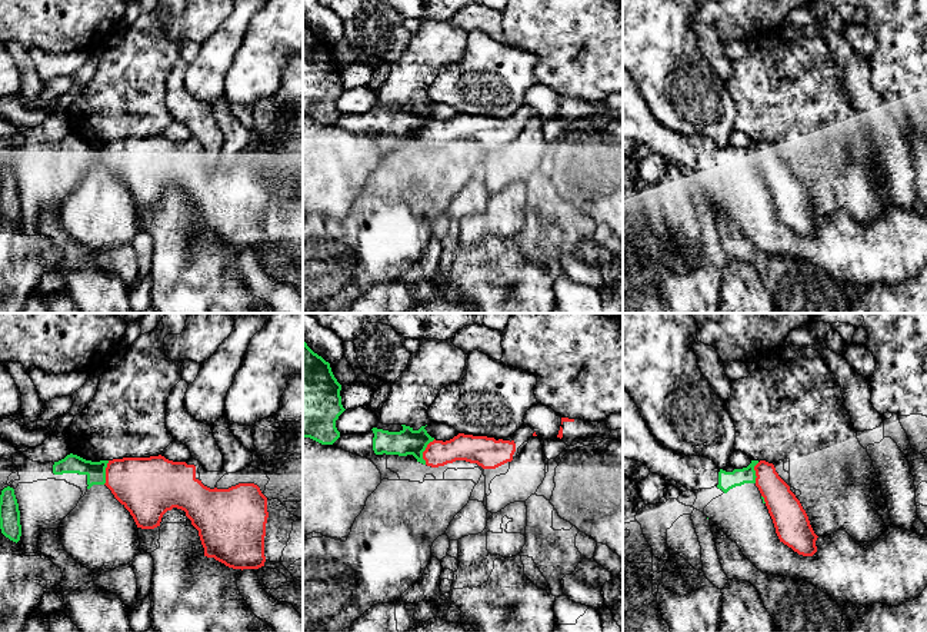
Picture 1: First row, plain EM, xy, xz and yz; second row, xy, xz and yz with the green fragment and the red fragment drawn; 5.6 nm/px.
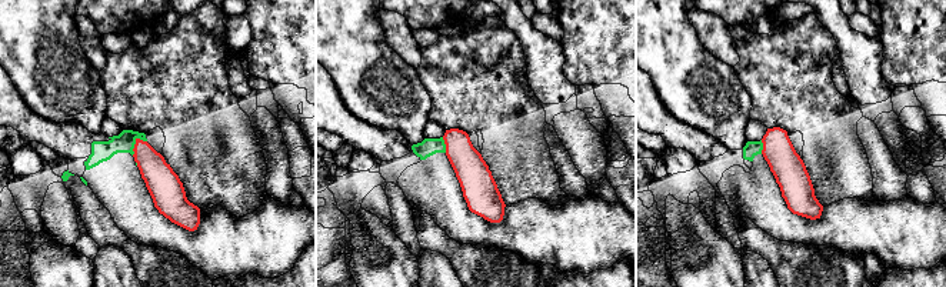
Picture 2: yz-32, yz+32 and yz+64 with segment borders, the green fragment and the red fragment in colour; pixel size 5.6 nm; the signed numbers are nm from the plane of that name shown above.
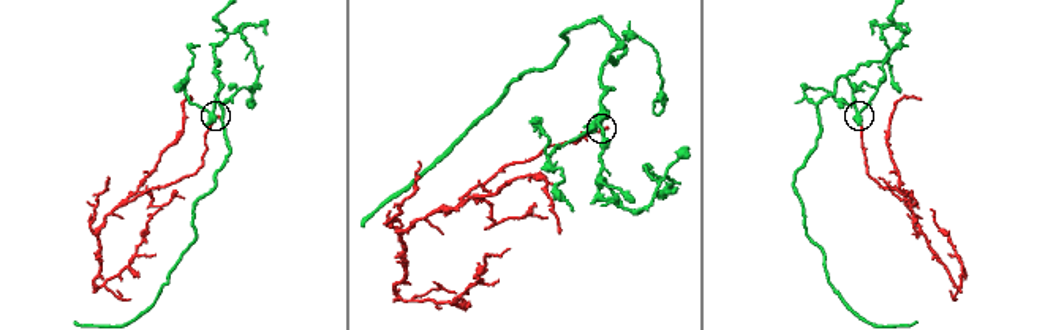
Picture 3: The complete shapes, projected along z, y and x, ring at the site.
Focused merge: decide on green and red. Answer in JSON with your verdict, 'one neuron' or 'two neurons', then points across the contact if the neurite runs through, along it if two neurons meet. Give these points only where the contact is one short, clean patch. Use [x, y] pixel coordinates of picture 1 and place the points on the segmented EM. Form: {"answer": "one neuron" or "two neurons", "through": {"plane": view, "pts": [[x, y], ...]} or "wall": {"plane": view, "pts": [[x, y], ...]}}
{"answer": "two neurons", "wall": {"plane": "xz", "pts": [[434, 439], [423, 452], [424, 463]]}}

